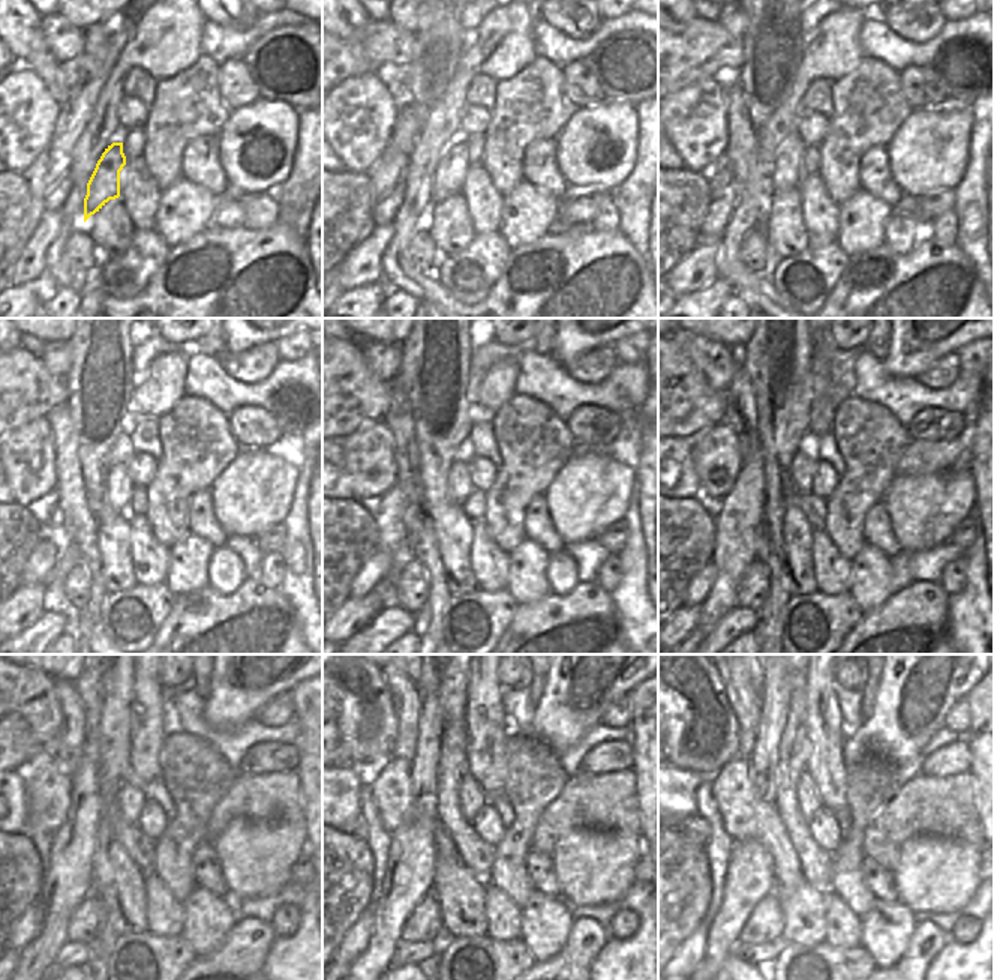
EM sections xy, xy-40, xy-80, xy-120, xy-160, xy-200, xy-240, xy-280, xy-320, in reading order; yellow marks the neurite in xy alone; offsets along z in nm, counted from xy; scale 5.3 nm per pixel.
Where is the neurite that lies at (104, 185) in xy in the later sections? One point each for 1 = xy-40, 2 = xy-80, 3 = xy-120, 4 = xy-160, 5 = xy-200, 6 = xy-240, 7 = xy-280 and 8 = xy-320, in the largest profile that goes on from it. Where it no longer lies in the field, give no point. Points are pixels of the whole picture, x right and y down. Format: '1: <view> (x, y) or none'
1: xy-40 (452, 167)
2: xy-80 (789, 165)
3: xy-120 (119, 486)
4: xy-160 (459, 485)
5: xy-200 (802, 468)
6: xy-240 (132, 799)
7: xy-280 (471, 797)
8: xy-320 (808, 799)

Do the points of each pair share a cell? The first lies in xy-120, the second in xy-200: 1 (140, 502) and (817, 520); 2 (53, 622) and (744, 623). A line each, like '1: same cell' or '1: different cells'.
1: same cell
2: same cell

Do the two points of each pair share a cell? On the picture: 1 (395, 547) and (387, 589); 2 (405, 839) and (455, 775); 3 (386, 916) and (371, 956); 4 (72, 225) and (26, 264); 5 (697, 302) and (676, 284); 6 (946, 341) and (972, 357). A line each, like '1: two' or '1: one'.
1: one
2: two
3: one
4: two
5: two
6: two

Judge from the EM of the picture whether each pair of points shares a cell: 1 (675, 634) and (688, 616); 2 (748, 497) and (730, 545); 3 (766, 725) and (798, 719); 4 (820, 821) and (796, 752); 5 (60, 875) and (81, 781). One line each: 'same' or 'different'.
1: same
2: same
3: different
4: different
5: same

